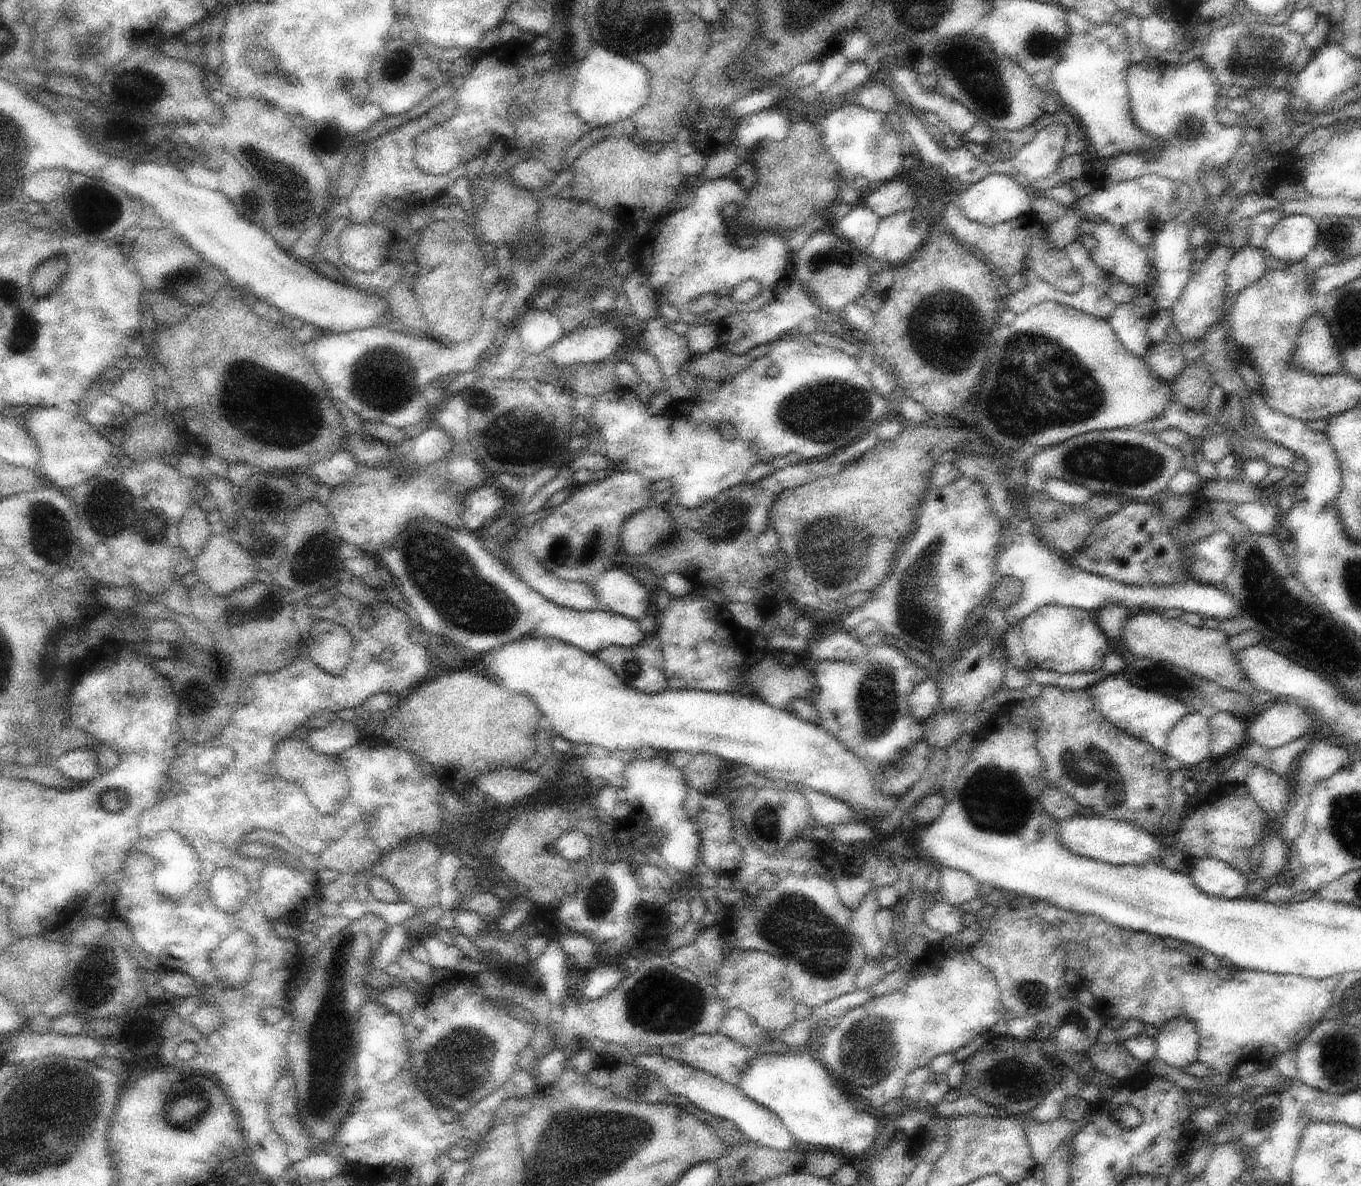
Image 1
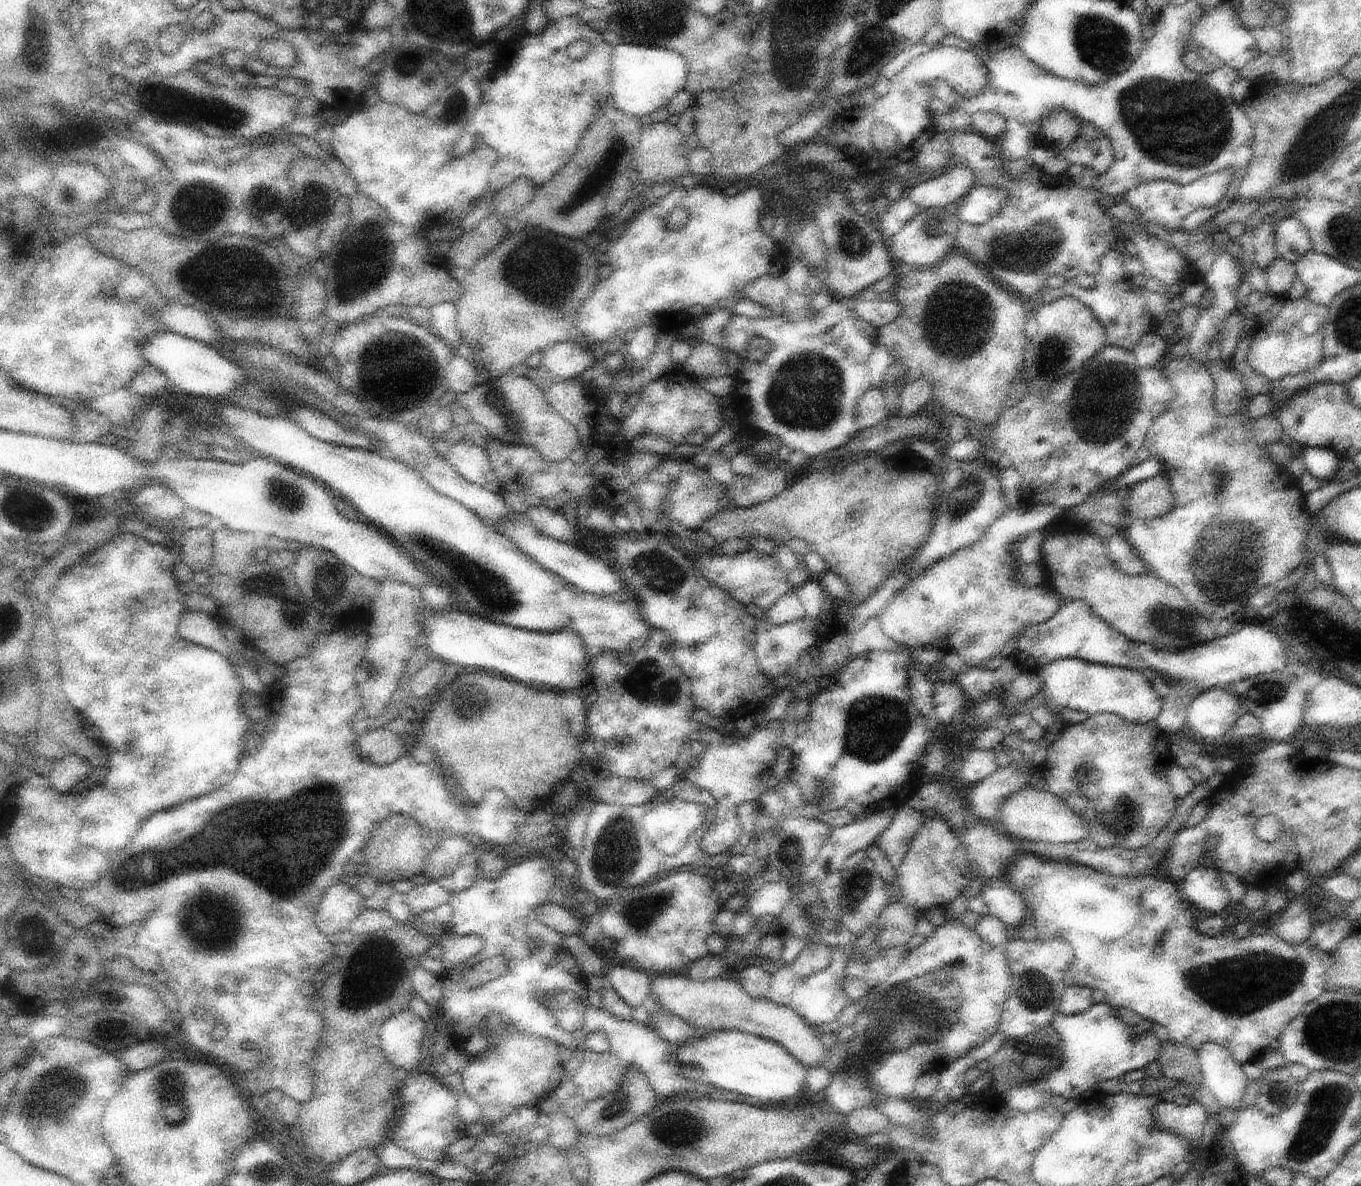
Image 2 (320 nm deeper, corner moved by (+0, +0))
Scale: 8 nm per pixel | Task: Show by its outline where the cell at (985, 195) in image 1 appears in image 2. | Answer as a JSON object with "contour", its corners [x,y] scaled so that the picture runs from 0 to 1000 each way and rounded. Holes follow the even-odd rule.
{"contour":[[[718,156],[707,168],[703,177],[705,186],[721,190],[729,185],[739,174],[741,164],[738,159]]]}

